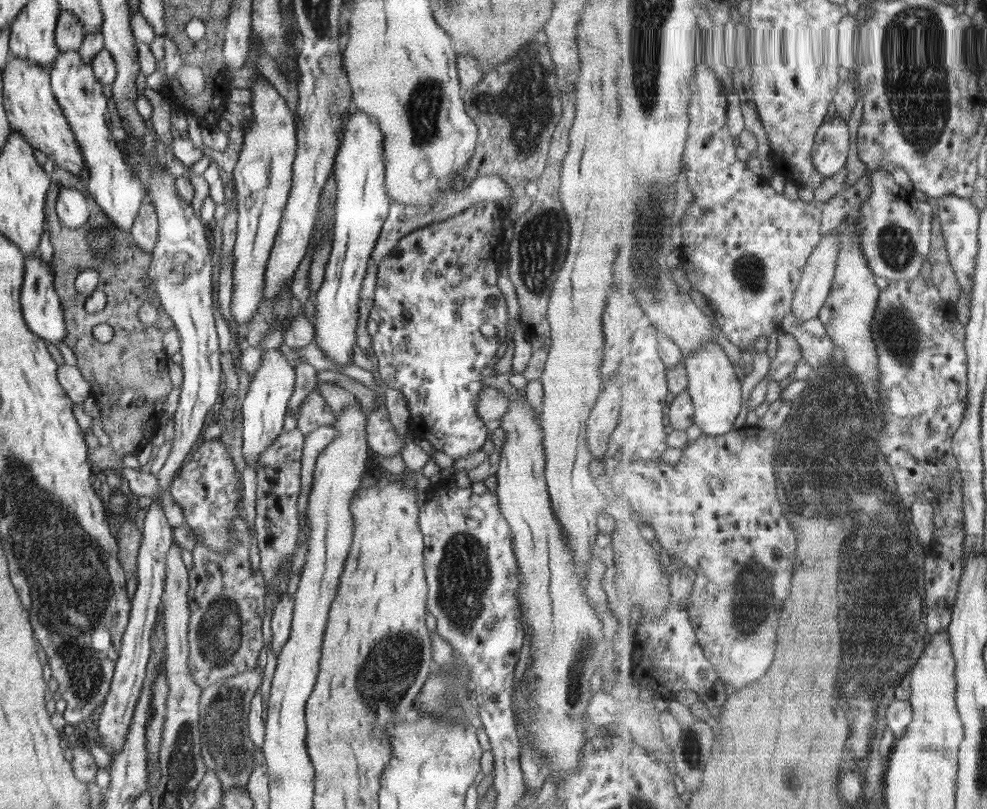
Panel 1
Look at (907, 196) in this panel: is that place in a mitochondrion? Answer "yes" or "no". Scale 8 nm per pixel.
no

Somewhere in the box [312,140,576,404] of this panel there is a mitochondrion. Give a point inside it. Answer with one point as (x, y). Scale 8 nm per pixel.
(541, 242)

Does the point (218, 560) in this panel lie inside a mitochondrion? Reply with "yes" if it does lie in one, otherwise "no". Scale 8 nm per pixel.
no

